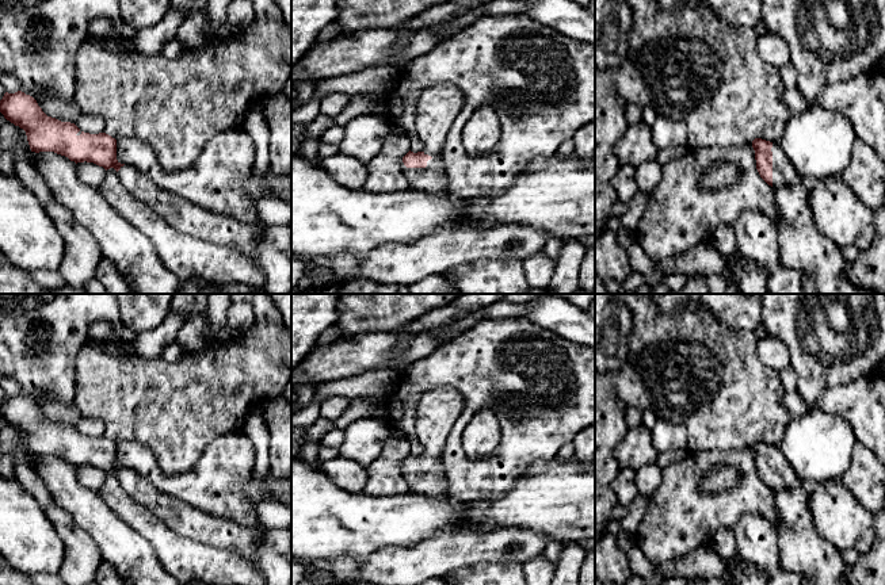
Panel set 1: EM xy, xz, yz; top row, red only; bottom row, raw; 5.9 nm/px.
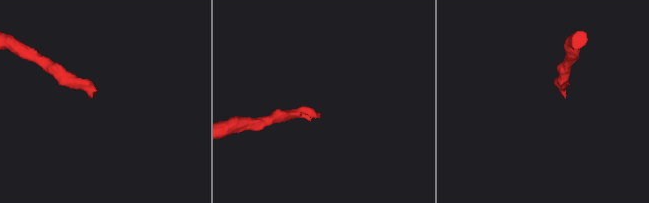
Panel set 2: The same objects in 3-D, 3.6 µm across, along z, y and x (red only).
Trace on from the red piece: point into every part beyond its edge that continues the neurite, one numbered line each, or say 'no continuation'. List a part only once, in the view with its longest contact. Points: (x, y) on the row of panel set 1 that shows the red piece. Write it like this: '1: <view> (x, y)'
1: xz (438, 107)

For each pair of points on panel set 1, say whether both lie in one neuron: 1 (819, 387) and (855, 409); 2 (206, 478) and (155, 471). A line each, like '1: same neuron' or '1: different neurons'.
1: same neuron
2: same neuron

